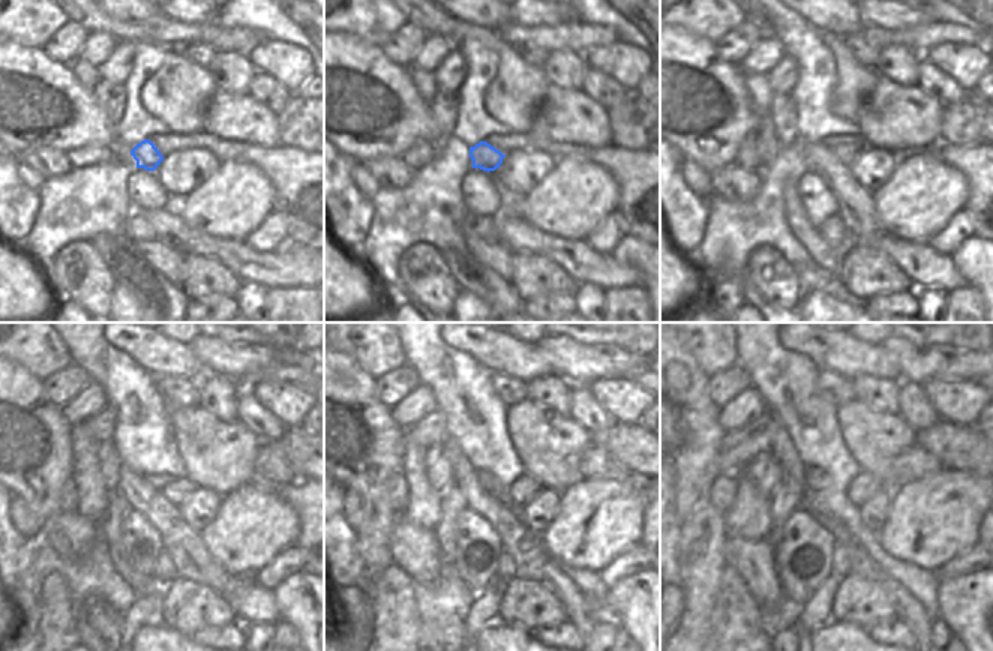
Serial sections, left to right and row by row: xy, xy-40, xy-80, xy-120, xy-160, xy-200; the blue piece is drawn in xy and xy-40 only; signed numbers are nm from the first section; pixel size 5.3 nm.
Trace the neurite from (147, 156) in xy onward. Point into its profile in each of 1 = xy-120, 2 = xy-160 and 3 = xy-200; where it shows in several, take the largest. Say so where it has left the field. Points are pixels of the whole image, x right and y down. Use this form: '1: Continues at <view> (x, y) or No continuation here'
1: Continues at xy-120 (176, 491)
2: Continues at xy-160 (525, 486)
3: Continues at xy-200 (863, 486).

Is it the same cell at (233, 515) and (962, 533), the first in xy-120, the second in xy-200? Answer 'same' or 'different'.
same

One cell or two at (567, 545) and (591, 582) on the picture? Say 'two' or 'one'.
two

